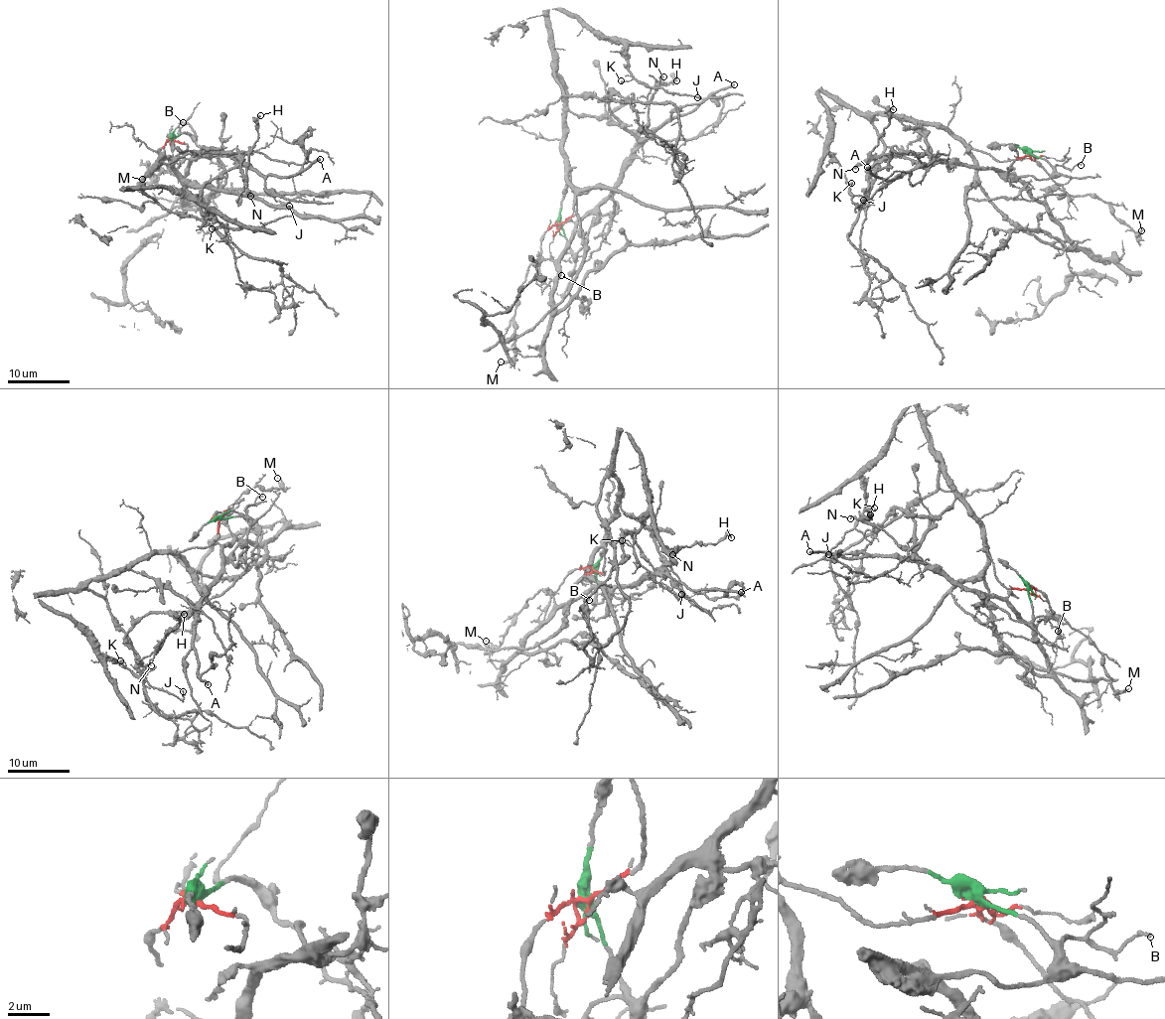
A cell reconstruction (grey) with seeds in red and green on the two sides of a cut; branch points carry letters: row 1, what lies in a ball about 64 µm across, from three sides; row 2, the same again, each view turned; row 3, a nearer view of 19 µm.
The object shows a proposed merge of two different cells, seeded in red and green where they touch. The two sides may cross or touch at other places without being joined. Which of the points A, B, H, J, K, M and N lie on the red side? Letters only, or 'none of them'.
J, K

